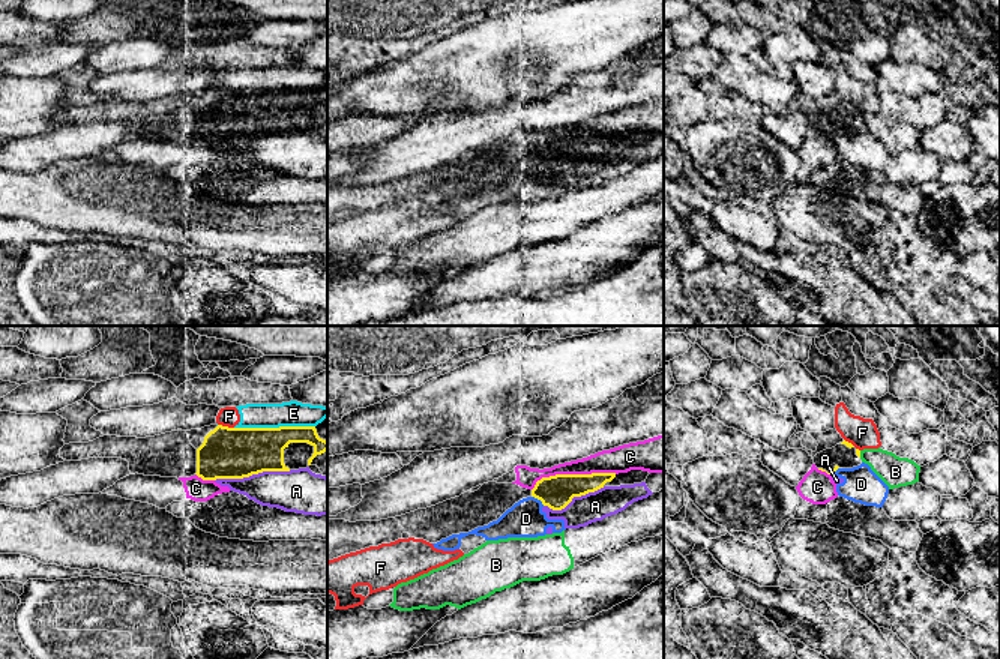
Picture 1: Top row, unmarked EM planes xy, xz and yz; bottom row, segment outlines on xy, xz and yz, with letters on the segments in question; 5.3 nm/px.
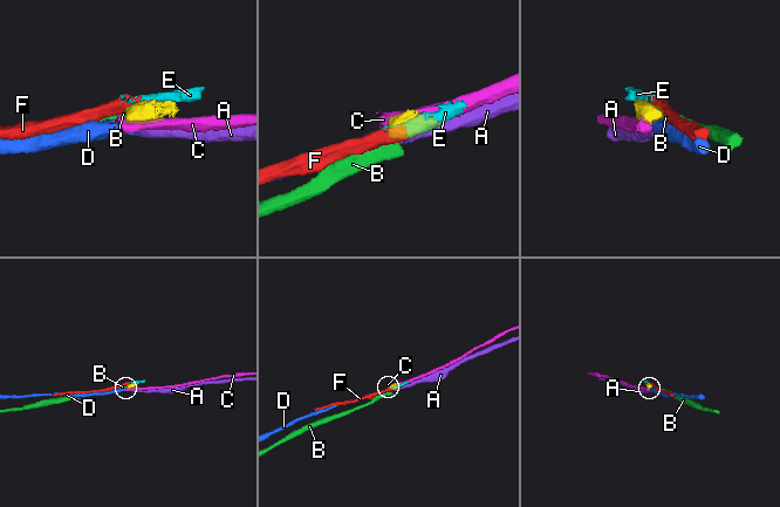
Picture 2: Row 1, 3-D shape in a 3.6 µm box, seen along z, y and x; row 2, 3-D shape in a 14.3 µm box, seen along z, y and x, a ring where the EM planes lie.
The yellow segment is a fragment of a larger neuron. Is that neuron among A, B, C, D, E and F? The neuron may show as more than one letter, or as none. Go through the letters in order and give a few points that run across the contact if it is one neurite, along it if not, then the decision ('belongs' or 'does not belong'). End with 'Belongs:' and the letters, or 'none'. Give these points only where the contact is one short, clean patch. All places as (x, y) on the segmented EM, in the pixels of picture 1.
A: does not belong
B: does not belong
C: does not belong
D: line xz (532, 496), (544, 505); does not belong
E: does not belong
F: line xy (218, 424), (233, 428); does not belong
Belongs: none

